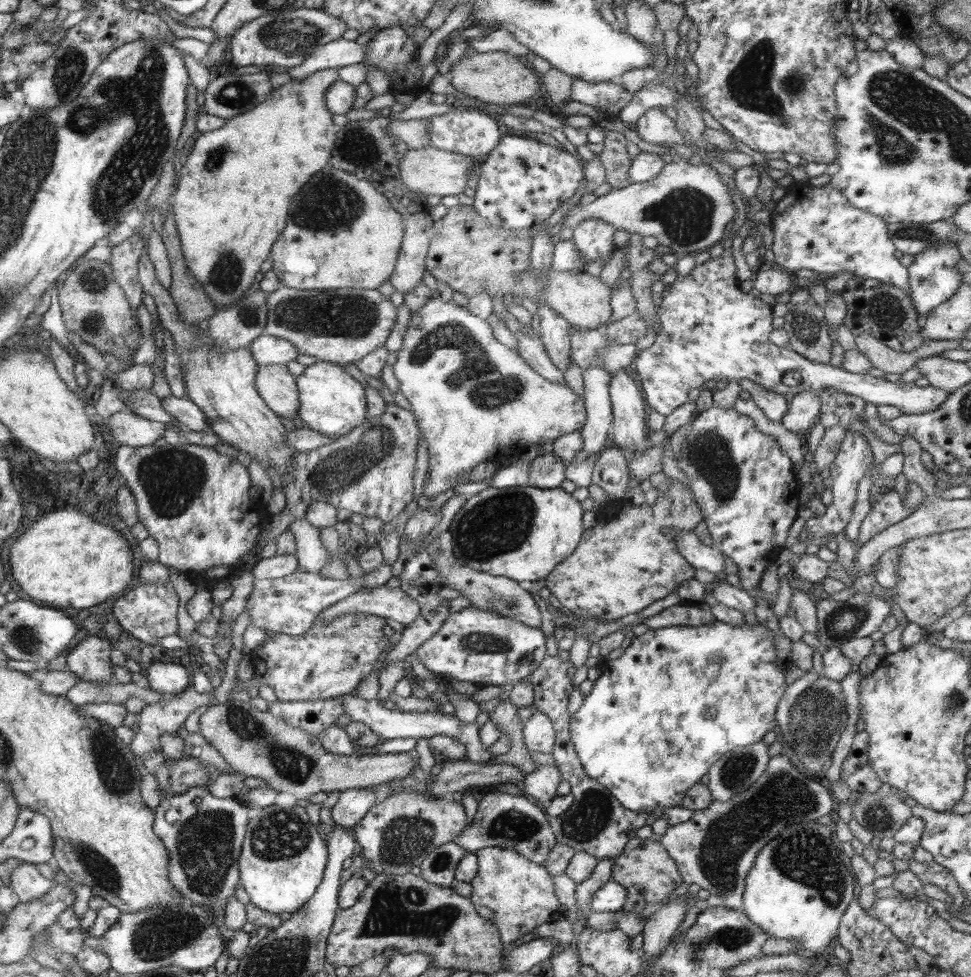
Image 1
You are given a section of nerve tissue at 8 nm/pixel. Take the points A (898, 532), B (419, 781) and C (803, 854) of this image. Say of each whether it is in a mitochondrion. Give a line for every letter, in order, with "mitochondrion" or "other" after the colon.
A: other
B: mitochondrion
C: mitochondrion

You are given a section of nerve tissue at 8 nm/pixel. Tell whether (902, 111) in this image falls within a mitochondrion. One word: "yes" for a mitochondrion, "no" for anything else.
yes

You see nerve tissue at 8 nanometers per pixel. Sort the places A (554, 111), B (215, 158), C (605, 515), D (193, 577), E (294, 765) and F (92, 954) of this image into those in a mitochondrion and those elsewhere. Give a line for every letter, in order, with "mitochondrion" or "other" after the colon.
A: other
B: mitochondrion
C: other
D: other
E: mitochondrion
F: other

